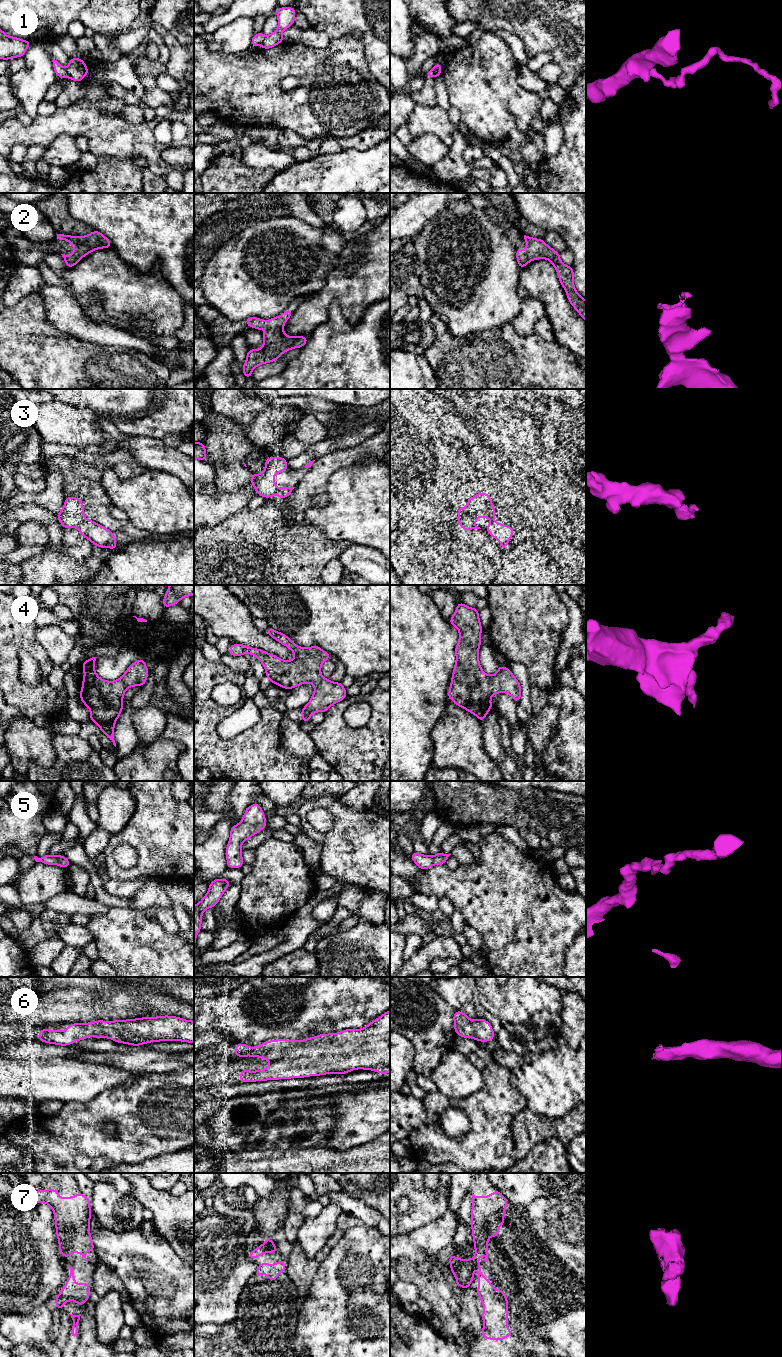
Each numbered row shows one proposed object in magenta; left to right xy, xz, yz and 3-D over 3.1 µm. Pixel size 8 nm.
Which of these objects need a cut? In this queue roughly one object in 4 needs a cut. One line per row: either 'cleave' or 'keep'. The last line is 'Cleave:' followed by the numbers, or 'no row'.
1: cleave
2: keep
3: keep
4: keep
5: keep
6: keep
7: keep
Cleave: 1

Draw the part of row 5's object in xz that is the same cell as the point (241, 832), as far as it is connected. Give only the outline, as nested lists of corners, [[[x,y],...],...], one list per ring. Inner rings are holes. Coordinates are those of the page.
[[[258,803],[250,805],[237,825],[232,825],[226,846],[228,868],[241,868],[243,863],[241,845],[244,841],[266,828],[266,818]]]

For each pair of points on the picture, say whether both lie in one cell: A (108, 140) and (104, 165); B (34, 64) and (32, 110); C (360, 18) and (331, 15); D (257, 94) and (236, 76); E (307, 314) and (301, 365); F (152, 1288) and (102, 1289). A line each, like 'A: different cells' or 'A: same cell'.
A: different cells
B: same cell
C: same cell
D: same cell
E: different cells
F: different cells

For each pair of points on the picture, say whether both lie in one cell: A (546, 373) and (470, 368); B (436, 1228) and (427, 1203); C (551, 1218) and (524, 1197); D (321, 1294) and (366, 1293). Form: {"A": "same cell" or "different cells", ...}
{"A": "same cell", "B": "different cells", "C": "different cells", "D": "same cell"}

